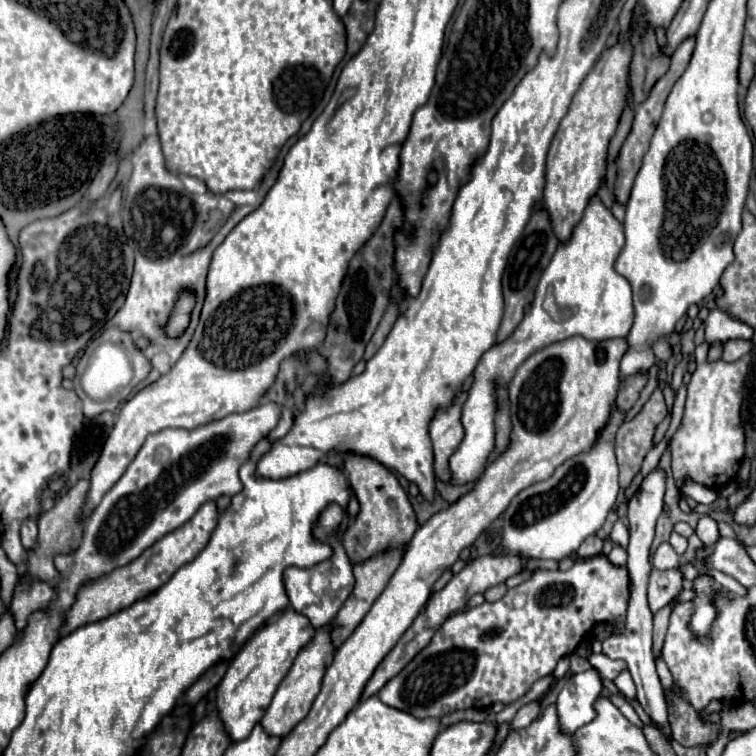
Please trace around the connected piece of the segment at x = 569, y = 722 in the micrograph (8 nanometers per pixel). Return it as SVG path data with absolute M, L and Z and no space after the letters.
M596 669L570 677L570 681L564 685L556 701L560 733L570 735L578 727L590 723L596 717L594 701L598 699L600 691L602 681Z

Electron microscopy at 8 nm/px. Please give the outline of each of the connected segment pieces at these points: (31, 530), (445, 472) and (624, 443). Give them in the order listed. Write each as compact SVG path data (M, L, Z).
M26 519L26 521L24 521L24 525L22 525L20 535L22 535L22 545L24 545L28 551L32 551L32 547L36 547L36 535L38 535L36 521Z
M458 393L452 401L452 405L446 411L436 413L436 417L430 423L430 437L434 443L434 471L436 475L446 483L450 481L450 469L448 469L448 457L456 451L464 437L464 429L460 423L460 407L466 399L466 393Z
M660 387L654 389L640 413L624 423L616 433L616 457L620 465L620 487L626 489L640 471L646 453L652 449L656 425L668 415Z

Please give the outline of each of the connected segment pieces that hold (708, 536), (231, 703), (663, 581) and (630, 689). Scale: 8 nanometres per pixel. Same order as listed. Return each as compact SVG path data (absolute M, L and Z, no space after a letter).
M704 515L696 527L696 535L700 537L700 541L706 545L706 547L714 547L716 541L720 539L720 533L718 533L718 525L712 517Z
M288 609L268 625L260 627L238 651L238 657L232 659L216 693L216 709L220 711L220 719L224 721L232 741L246 739L254 725L262 719L280 681L290 671L298 651L312 641L314 631L316 629L304 615Z
M678 567L668 569L668 571L652 569L650 587L648 587L648 603L650 603L652 613L656 613L664 605L668 605L682 591L682 581L684 581L684 577Z
M628 671L620 673L616 679L614 679L614 685L618 687L618 691L626 697L626 699L636 699L636 687L634 687L634 681L630 677Z

